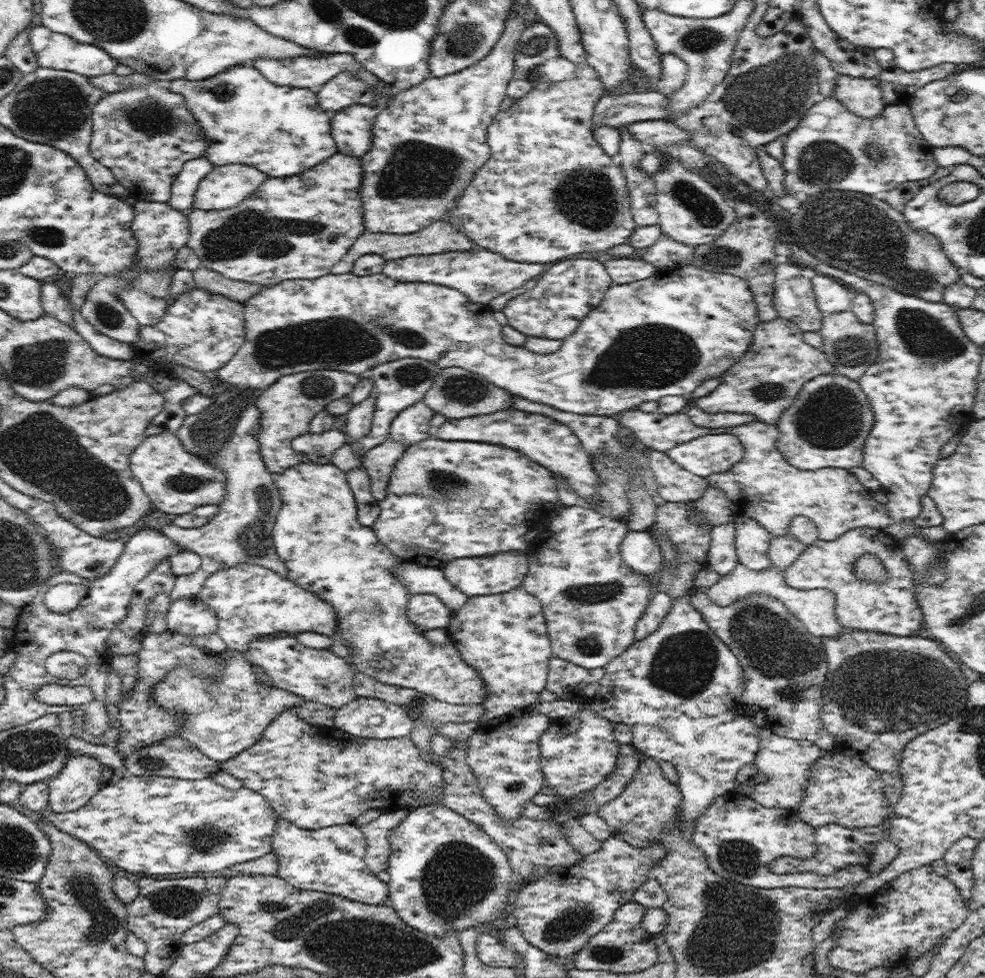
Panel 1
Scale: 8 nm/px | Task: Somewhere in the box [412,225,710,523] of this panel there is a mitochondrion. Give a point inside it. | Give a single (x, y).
(651, 355)

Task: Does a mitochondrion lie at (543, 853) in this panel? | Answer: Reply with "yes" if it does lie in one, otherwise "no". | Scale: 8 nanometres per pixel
no

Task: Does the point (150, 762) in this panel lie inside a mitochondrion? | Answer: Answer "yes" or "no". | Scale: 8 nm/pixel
yes

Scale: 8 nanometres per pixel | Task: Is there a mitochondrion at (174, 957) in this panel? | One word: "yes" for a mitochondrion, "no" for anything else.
no

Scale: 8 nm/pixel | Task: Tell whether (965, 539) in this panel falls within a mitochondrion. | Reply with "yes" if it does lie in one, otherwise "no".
no

